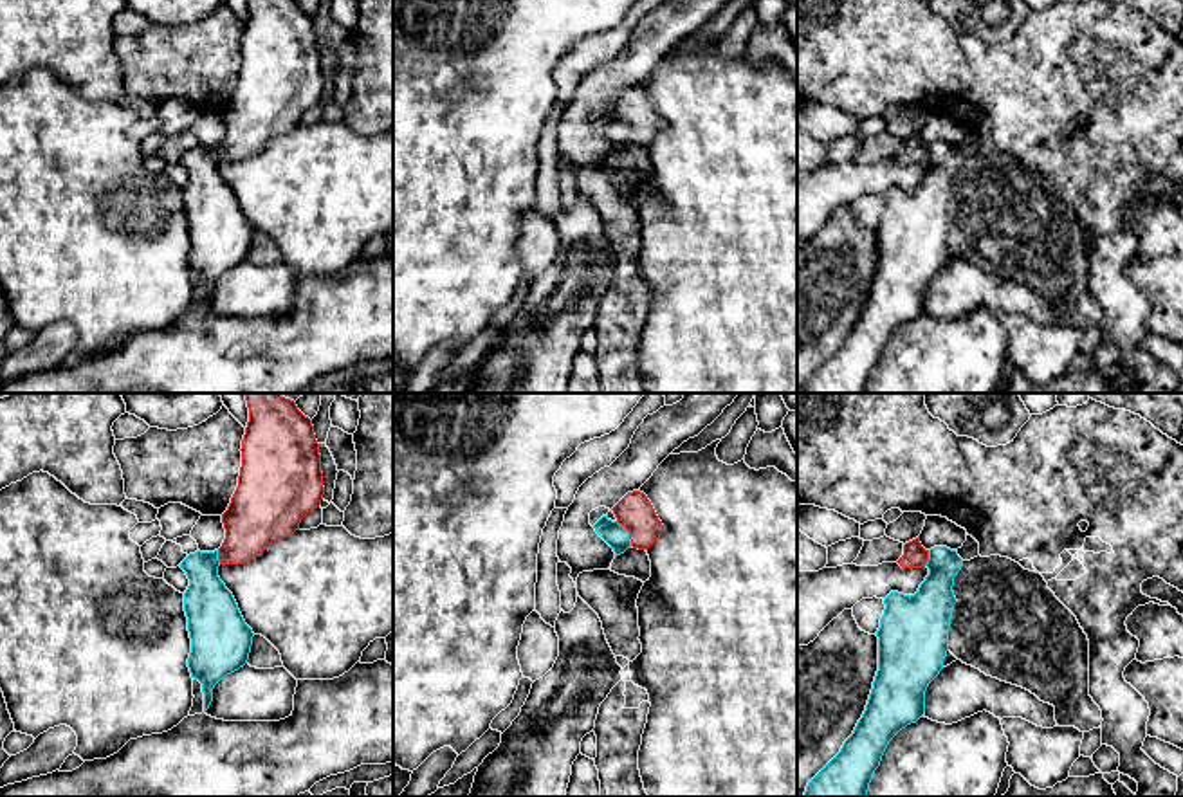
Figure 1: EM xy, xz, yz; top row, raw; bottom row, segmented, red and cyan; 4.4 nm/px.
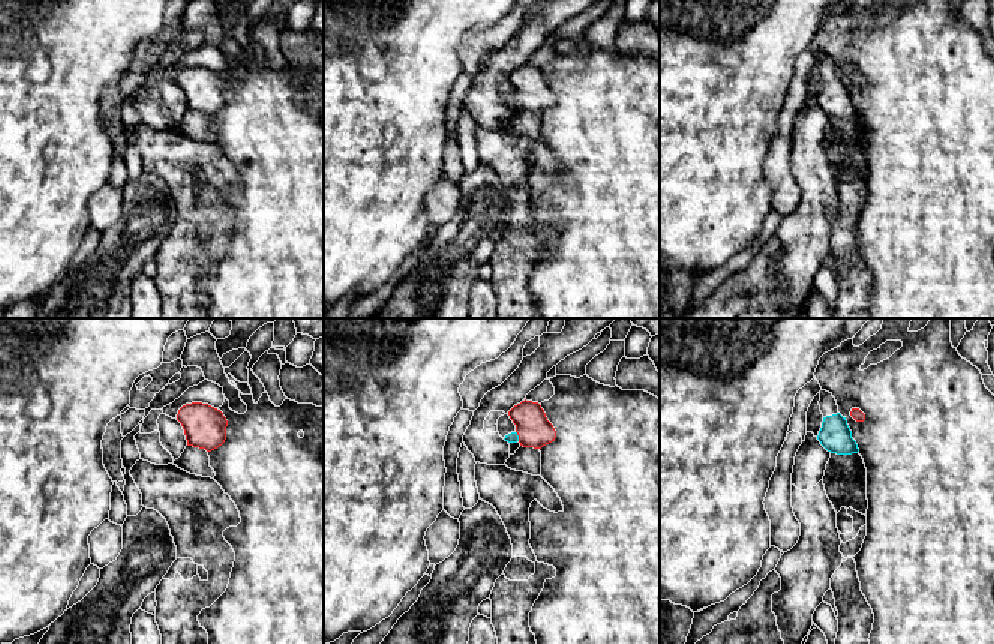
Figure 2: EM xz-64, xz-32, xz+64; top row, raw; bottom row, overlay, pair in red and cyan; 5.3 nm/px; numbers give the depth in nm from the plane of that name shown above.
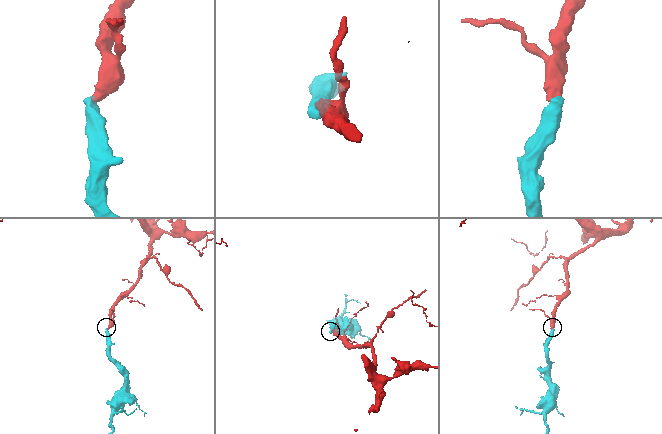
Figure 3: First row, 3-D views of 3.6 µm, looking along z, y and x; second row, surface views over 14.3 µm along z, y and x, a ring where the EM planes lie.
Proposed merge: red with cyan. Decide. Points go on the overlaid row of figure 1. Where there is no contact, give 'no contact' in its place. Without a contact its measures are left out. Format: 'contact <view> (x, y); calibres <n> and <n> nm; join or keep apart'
contact xz (628, 531); calibres 160 and 100 nm; join

